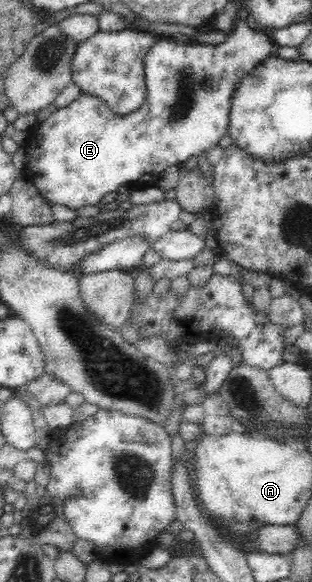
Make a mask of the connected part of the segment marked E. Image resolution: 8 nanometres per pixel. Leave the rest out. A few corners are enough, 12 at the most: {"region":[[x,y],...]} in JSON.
{"region":[[159,39],[147,97],[81,93],[26,132],[27,178],[81,209],[208,152],[239,80],[273,55]]}

